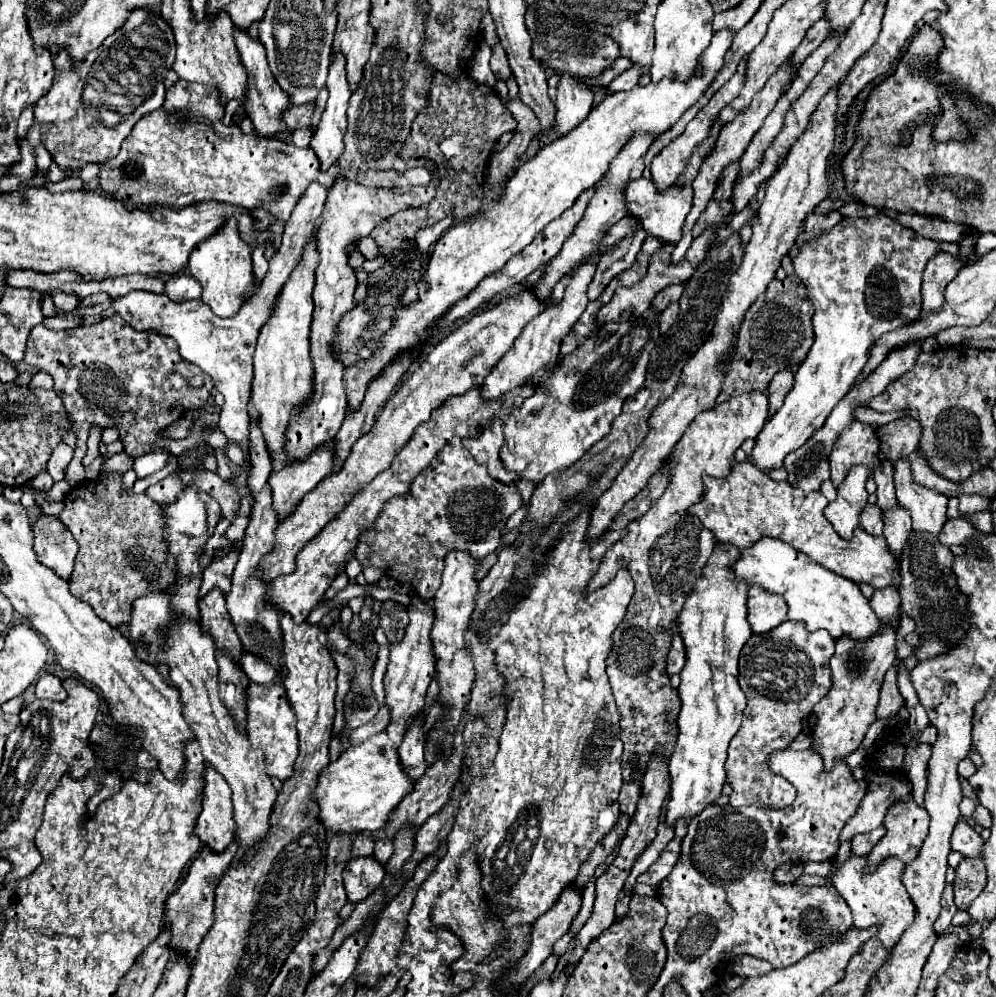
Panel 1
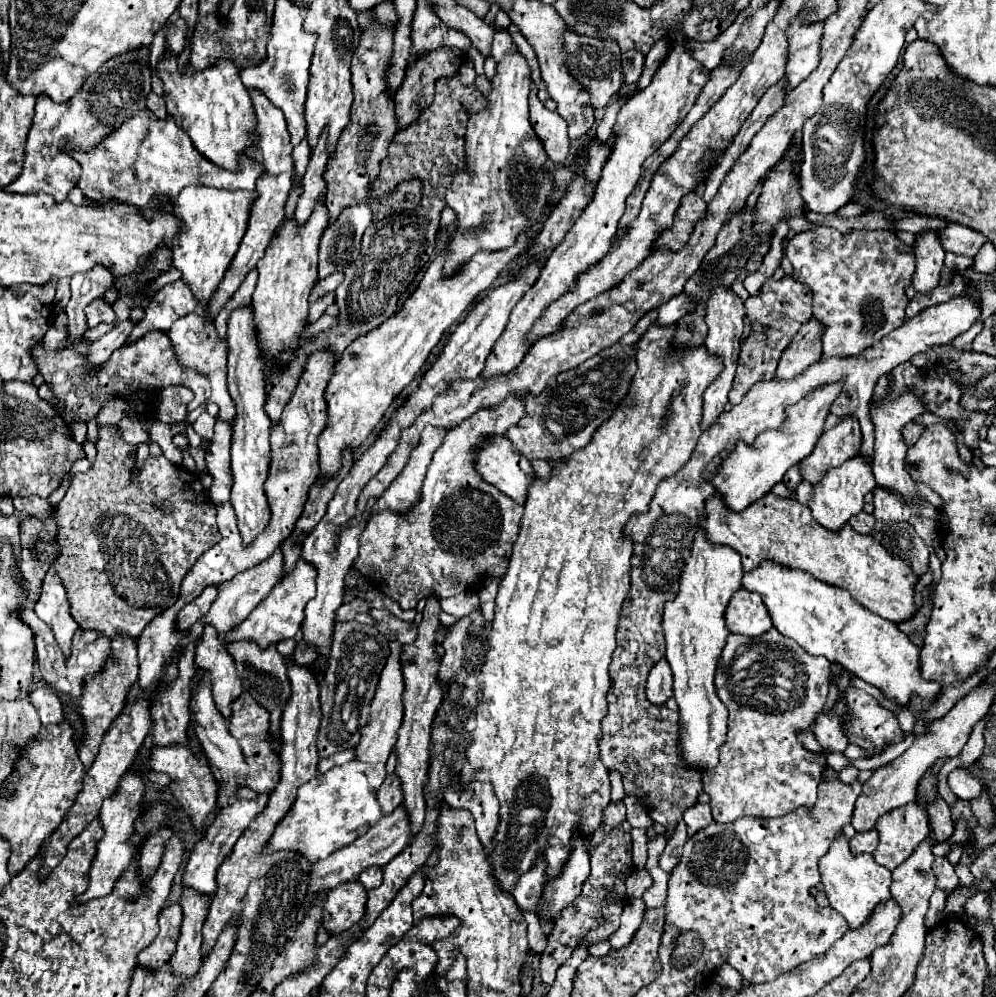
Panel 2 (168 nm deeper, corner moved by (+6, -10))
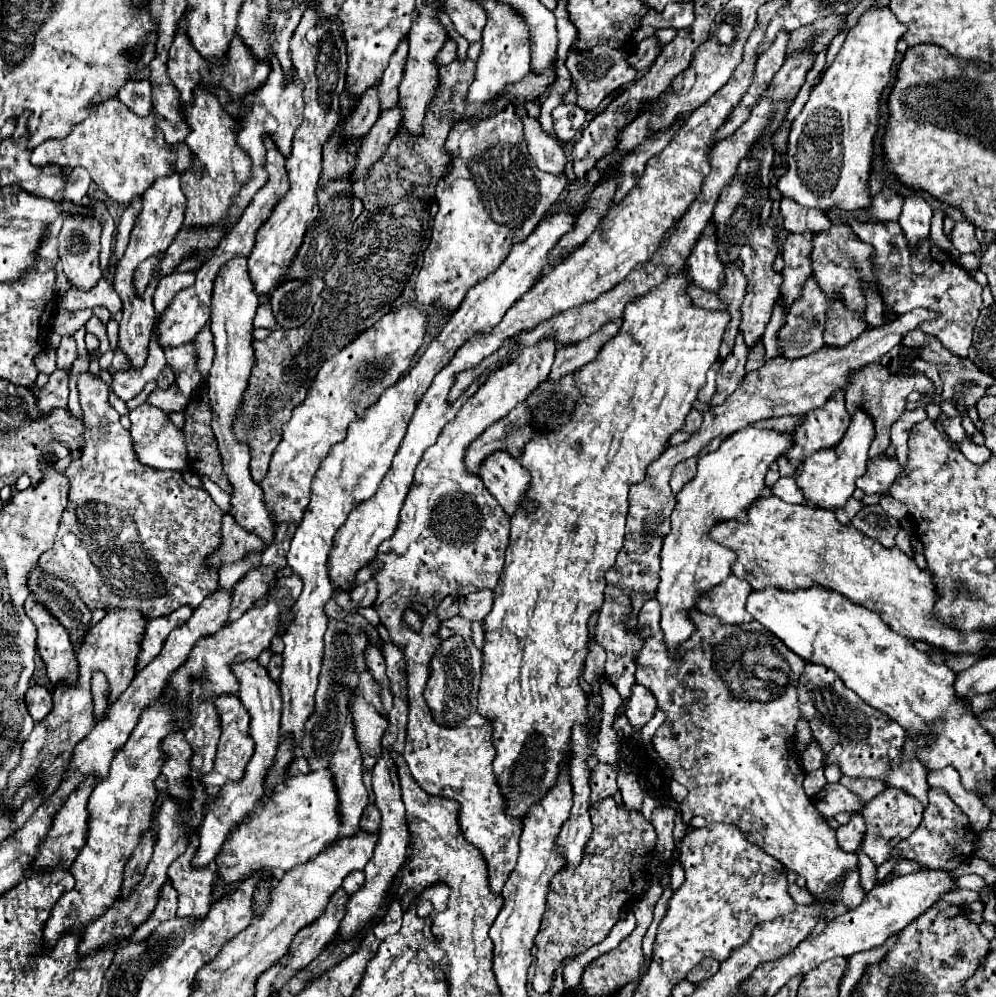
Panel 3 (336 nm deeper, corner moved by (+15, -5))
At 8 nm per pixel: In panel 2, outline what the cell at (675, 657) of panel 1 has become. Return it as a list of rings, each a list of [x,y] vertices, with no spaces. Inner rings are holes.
[[[664,658],[650,670],[646,682],[646,698],[654,706],[662,706],[668,702],[668,698],[672,698],[672,674]]]

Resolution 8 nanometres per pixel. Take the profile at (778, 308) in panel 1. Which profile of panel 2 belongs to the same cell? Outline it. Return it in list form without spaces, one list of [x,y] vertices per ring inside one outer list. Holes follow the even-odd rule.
[[[784,276],[782,280],[772,280],[768,278],[760,290],[760,294],[750,296],[746,300],[746,316],[750,318],[750,336],[746,338],[740,356],[738,356],[738,368],[736,368],[736,378],[732,384],[732,390],[728,394],[728,400],[732,406],[736,406],[744,394],[750,390],[754,382],[760,380],[770,380],[776,374],[778,360],[786,346],[790,344],[792,336],[800,330],[804,322],[810,320],[812,316],[812,294],[810,288],[796,282],[792,276]]]

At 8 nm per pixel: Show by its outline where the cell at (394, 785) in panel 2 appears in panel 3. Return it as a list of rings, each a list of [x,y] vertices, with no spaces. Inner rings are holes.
[[[369,803],[361,815],[361,829],[365,831],[377,831],[379,829],[379,823],[381,823],[381,813],[377,809],[375,803]]]

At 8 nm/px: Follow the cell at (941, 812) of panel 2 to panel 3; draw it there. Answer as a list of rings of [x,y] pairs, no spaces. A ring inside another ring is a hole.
[[[807,663],[797,689],[801,717],[809,719],[813,739],[821,743],[827,763],[841,765],[843,775],[849,777],[885,777],[891,787],[911,793],[923,803],[923,807],[929,805],[927,769],[919,761],[903,761],[901,743],[905,743],[907,733],[897,721],[889,719],[879,709],[869,707],[855,691],[845,687],[837,673],[815,663]]]

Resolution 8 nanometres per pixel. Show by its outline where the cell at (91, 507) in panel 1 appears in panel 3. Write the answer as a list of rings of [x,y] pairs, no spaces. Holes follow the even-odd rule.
[[[83,373],[77,387],[85,417],[85,445],[81,457],[71,461],[65,469],[69,503],[61,515],[55,545],[39,557],[39,567],[43,573],[77,589],[81,601],[91,611],[135,609],[145,619],[155,619],[181,605],[197,607],[205,599],[205,593],[213,593],[213,587],[217,587],[217,569],[205,569],[203,559],[219,545],[221,509],[207,491],[187,485],[179,471],[153,469],[137,459],[133,439],[129,431],[121,427],[119,413],[109,405],[109,387],[101,379]]]

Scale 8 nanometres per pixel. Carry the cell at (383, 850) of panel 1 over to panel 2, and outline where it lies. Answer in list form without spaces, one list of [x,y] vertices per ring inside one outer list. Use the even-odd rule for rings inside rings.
[[[372,866],[372,868],[364,870],[358,880],[360,880],[360,884],[362,884],[366,890],[378,888],[378,886],[382,884],[382,868],[380,868],[380,866]]]

